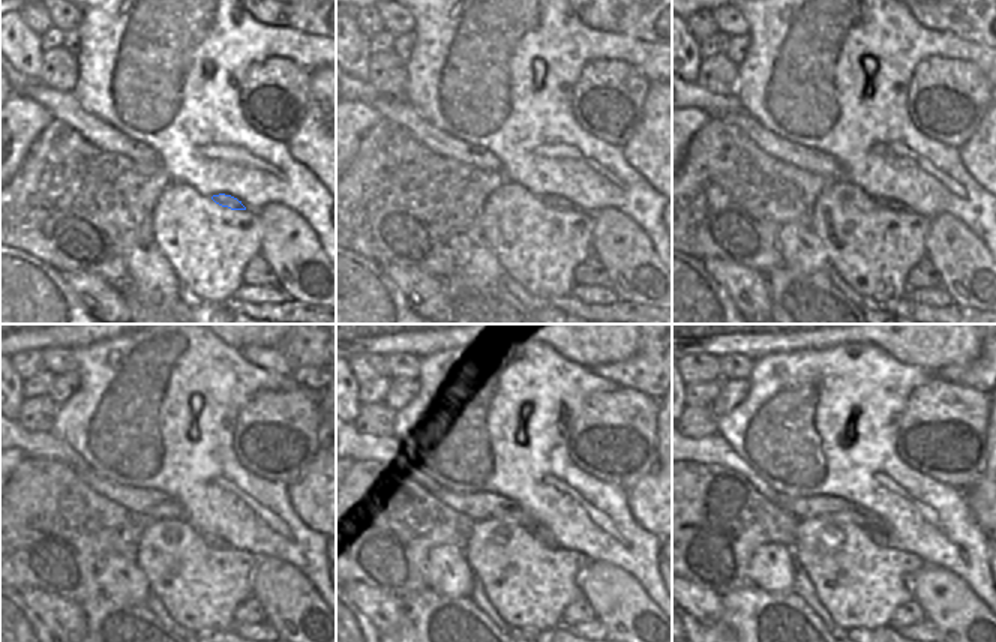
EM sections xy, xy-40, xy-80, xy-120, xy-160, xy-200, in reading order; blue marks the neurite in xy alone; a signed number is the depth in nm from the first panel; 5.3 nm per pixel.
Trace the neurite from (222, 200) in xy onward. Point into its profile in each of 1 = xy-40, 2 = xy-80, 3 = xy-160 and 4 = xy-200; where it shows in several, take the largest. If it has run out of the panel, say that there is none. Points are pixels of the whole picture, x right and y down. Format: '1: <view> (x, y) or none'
1: xy-40 (554, 201)
2: xy-80 (887, 203)
3: xy-160 (548, 542)
4: xy-200 (879, 536)

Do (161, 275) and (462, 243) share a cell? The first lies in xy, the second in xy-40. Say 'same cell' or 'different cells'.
same cell

